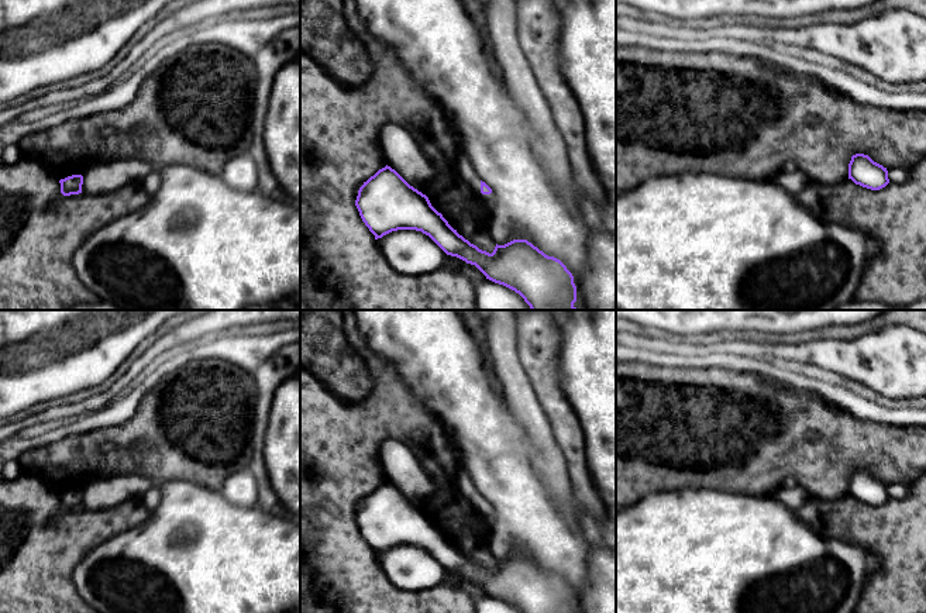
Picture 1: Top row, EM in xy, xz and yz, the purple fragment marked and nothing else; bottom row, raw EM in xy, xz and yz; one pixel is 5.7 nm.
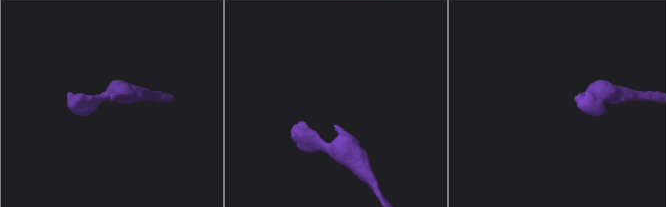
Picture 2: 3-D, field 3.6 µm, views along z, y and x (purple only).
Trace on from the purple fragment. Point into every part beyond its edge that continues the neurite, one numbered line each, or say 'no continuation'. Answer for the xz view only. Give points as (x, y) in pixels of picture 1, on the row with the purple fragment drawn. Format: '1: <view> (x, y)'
1: xz (465, 171)

